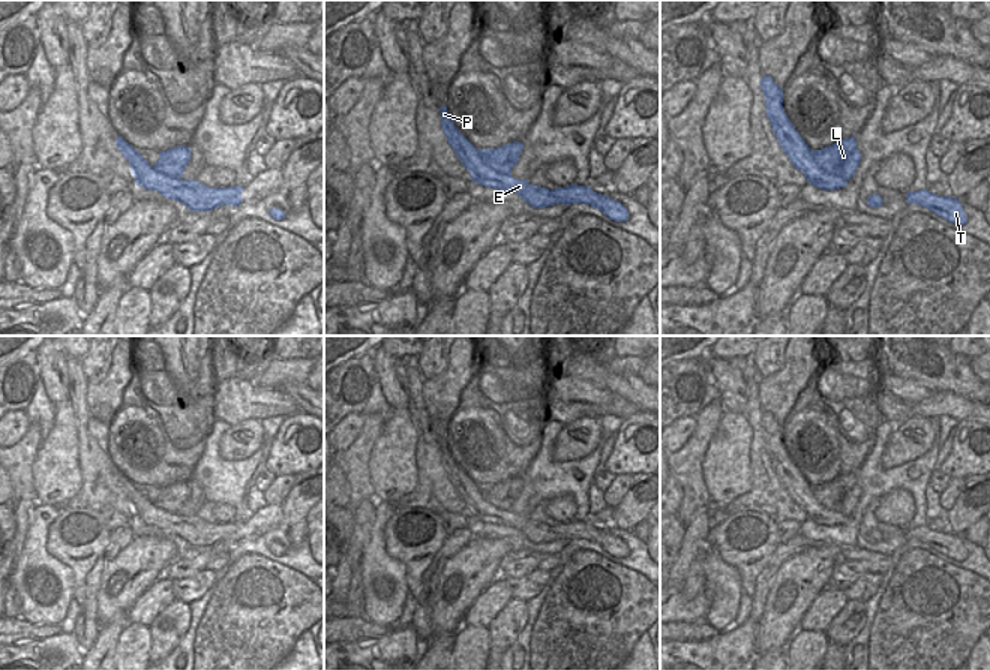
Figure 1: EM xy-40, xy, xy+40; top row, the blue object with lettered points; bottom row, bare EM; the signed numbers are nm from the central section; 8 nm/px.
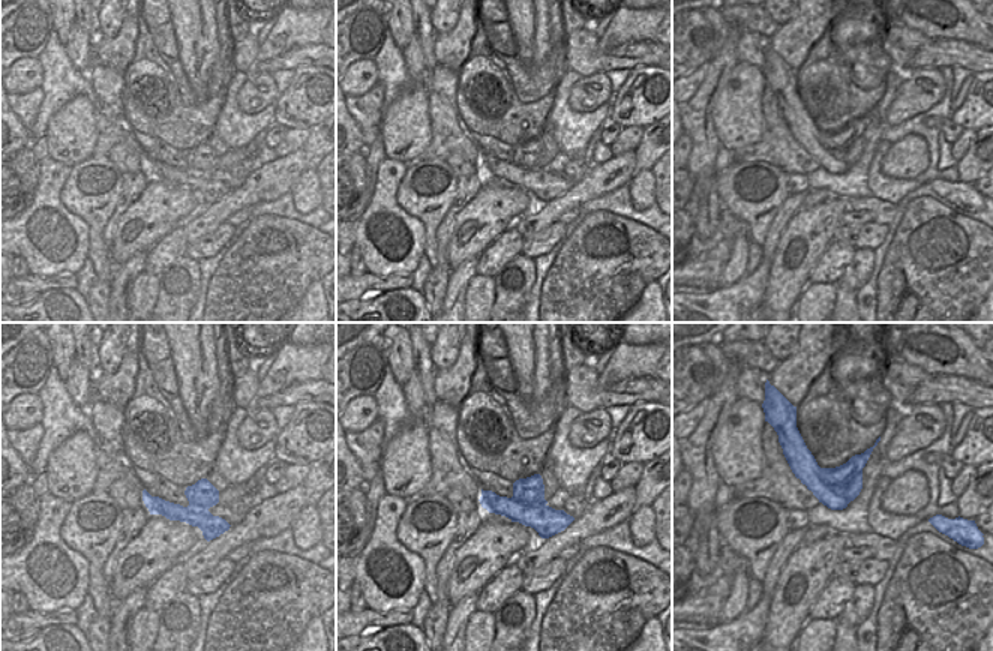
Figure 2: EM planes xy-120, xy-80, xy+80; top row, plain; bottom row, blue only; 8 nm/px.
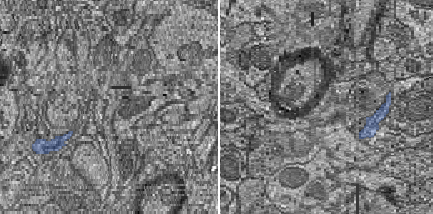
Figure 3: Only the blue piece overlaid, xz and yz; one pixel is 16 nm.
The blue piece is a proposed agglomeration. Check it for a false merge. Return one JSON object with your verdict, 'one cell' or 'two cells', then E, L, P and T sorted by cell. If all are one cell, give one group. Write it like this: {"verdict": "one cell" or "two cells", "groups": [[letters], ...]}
{"verdict": "two cells", "groups": [["E", "P", "T"], ["L"]]}

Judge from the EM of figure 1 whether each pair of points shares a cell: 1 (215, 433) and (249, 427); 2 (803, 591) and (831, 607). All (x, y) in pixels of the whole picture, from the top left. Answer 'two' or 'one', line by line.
1: two
2: two

